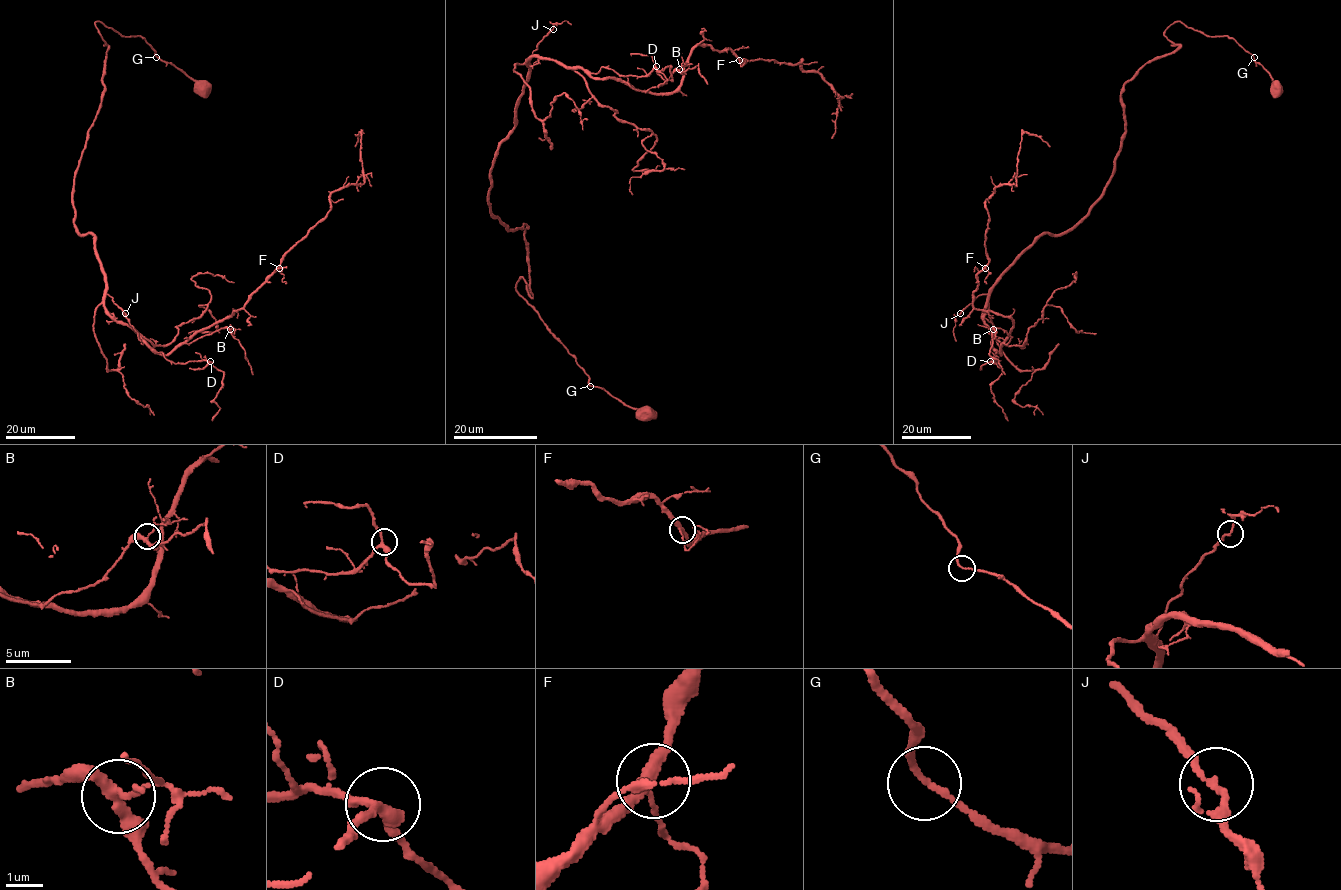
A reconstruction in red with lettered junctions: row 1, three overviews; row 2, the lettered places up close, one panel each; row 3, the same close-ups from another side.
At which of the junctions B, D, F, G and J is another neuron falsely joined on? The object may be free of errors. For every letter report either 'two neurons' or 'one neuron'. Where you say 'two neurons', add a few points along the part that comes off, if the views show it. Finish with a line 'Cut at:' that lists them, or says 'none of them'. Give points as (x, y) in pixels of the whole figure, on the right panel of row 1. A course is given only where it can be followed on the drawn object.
B: one neuron
D: one neuron
F: one neuron
G: one neuron
J: one neuron
Cut at: none of them

